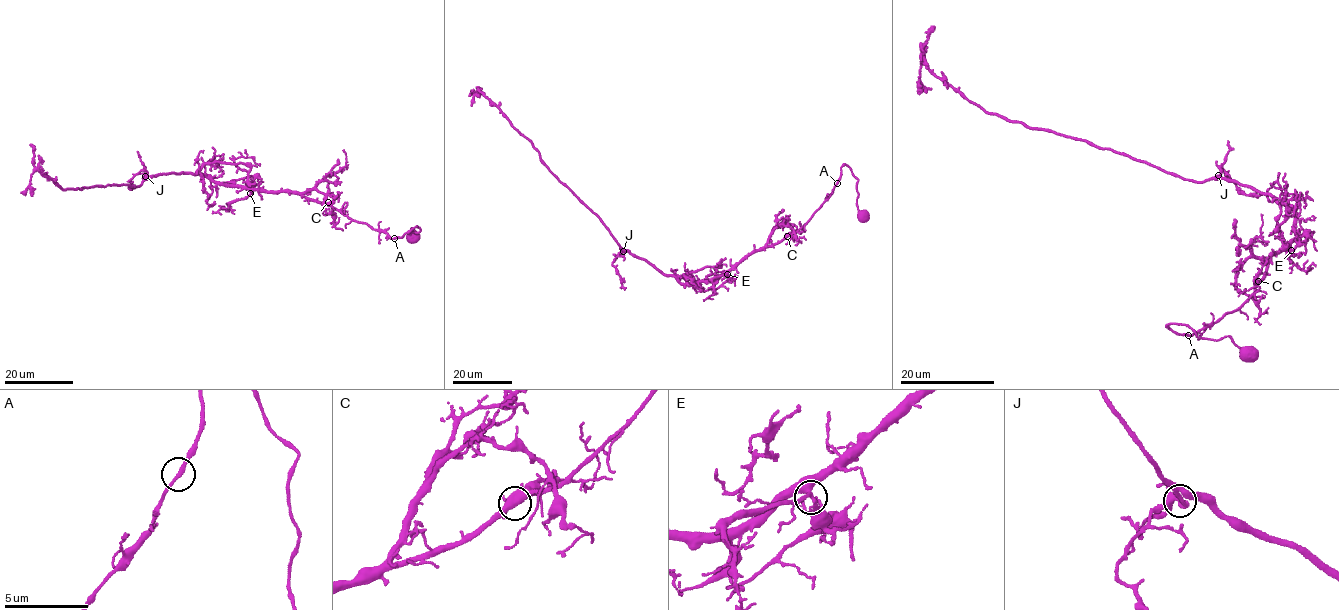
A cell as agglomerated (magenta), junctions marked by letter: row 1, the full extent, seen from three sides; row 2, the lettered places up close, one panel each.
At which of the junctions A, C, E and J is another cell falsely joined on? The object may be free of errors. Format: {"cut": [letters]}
{"cut": []}

